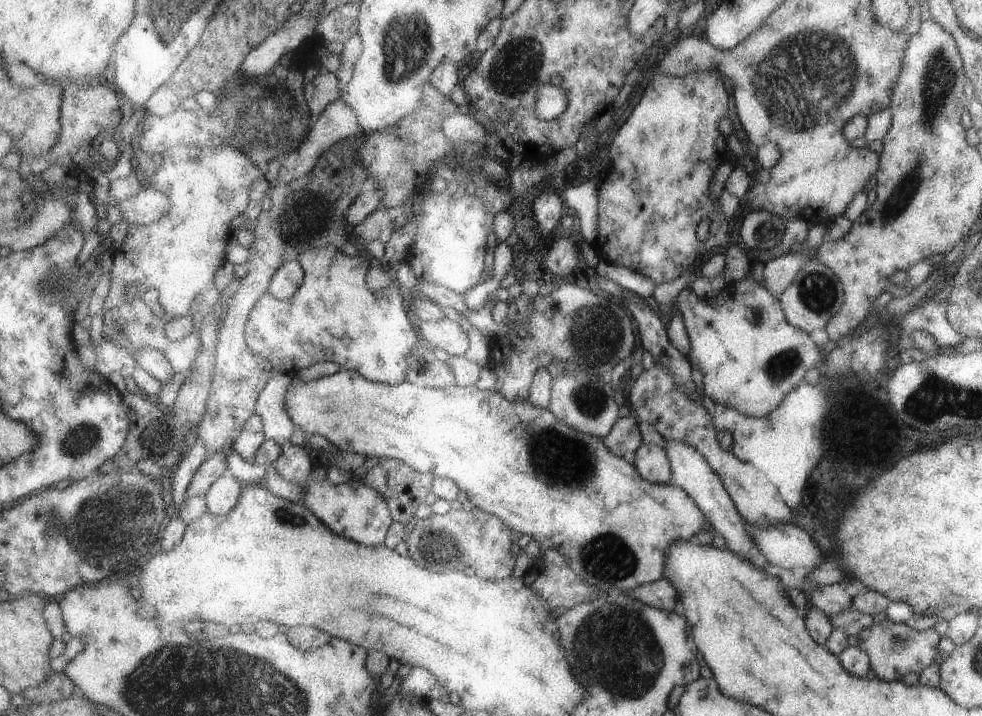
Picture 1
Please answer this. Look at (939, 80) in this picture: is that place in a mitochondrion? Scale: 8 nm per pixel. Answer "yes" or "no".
yes

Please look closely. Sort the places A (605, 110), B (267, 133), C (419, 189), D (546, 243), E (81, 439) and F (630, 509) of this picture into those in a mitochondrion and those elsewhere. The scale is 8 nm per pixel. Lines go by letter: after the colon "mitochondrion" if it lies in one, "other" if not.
A: other
B: mitochondrion
C: other
D: other
E: mitochondrion
F: other

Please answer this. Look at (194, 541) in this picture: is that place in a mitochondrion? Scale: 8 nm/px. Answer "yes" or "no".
no

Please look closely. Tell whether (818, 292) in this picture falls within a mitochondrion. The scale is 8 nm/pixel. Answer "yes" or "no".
yes

